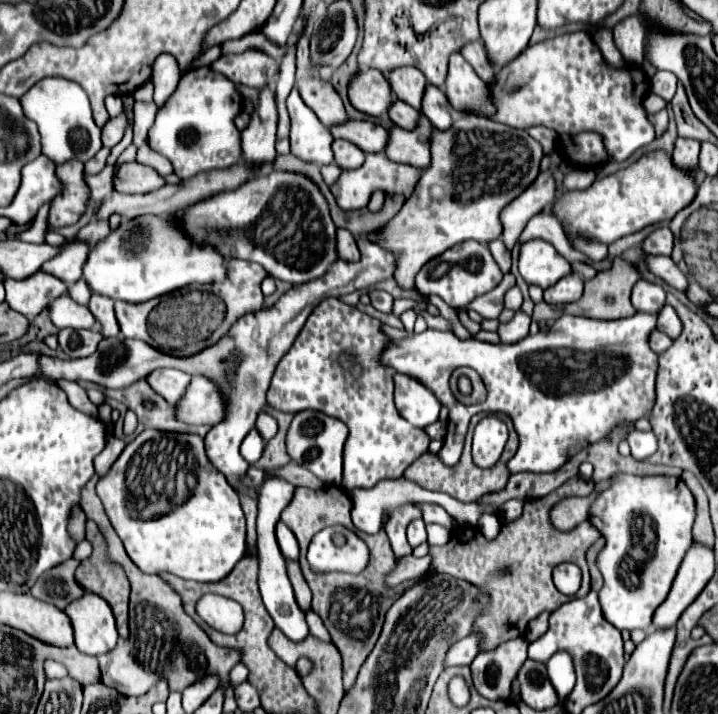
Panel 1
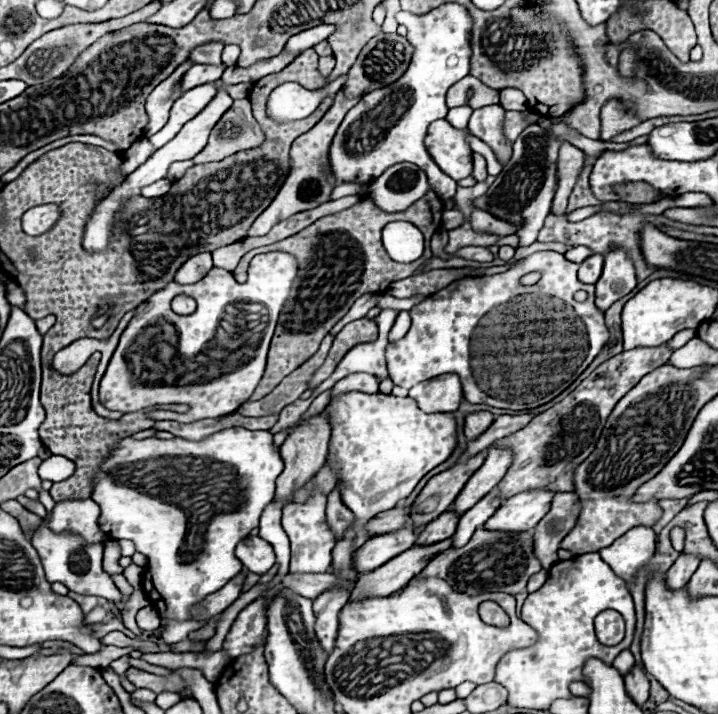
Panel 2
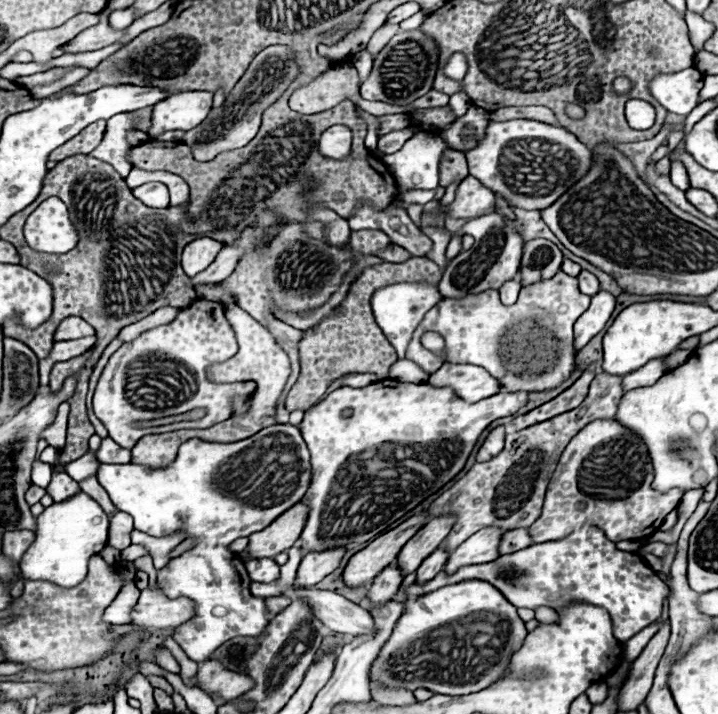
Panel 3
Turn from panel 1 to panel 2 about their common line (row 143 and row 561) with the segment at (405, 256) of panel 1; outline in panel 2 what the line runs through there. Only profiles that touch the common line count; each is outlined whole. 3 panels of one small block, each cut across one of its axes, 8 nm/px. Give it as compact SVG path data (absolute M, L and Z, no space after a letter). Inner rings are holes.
M476 530L470 542L464 548L450 548L430 560L430 564L420 572L420 578L442 578L448 580L456 590L466 594L478 592L506 592L506 594L520 594L526 590L526 582L532 574L540 570L540 562L532 554L532 534L534 530L510 534L510 532L490 532L490 530Z

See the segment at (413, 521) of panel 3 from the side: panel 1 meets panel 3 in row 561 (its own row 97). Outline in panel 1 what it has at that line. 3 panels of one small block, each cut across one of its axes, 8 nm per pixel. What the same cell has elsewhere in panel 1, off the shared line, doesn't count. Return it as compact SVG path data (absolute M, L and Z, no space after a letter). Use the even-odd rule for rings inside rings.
M380 70L360 72L350 82L348 98L356 110L370 114L374 118L388 114L388 106L392 106L394 102L390 82Z

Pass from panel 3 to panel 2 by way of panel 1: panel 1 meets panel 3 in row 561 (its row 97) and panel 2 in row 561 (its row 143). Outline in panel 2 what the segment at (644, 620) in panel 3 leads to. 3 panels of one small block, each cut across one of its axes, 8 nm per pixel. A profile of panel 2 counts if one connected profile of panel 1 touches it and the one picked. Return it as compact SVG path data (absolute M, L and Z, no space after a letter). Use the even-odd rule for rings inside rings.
M632 528L598 554L608 566L612 566L616 576L632 582L638 570L650 564L650 558L654 556L654 538L656 534L652 528Z

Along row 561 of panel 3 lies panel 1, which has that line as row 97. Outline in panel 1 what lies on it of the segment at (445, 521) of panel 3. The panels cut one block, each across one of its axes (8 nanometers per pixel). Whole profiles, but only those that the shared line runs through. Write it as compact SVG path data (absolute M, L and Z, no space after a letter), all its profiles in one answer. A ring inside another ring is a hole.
M406 66L406 68L396 68L390 72L390 86L392 92L396 94L398 100L410 104L416 110L422 110L422 98L426 90L426 78L420 74L420 70Z

